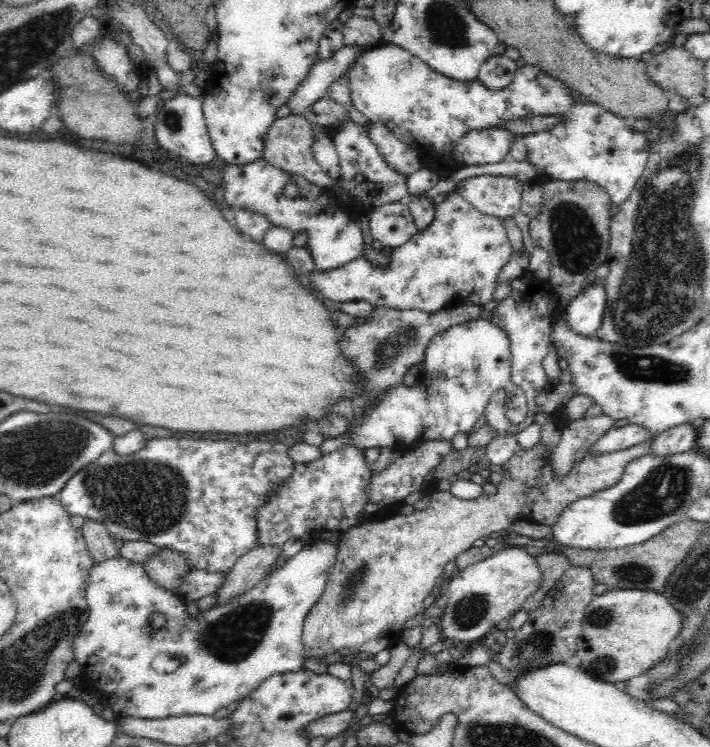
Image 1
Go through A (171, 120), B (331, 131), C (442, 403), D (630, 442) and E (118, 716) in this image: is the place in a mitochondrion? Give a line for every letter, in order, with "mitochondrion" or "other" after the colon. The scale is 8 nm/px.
A: mitochondrion
B: other
C: other
D: other
E: other

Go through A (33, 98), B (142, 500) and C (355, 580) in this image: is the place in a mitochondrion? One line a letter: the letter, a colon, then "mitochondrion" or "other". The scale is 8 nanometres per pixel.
A: other
B: mitochondrion
C: mitochondrion

